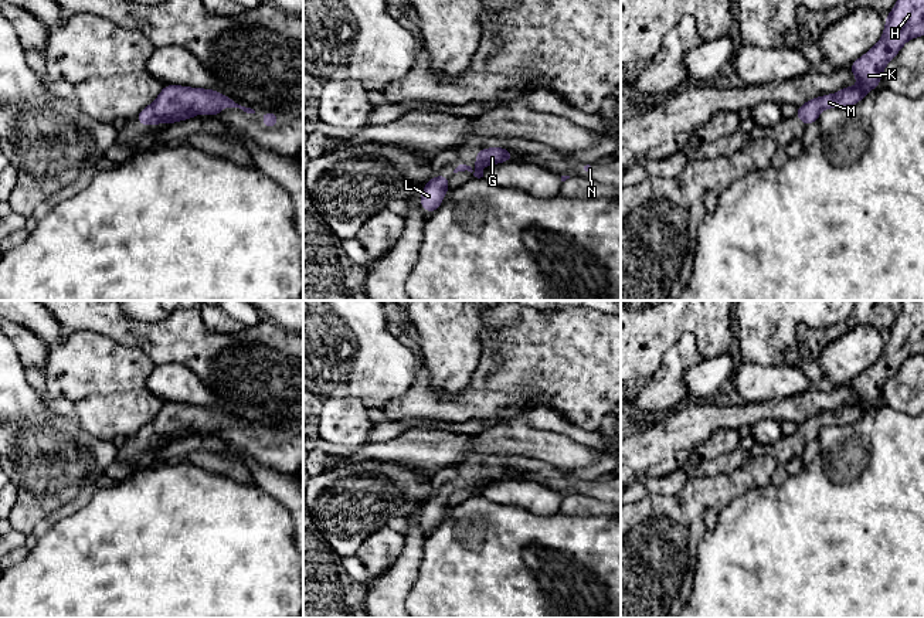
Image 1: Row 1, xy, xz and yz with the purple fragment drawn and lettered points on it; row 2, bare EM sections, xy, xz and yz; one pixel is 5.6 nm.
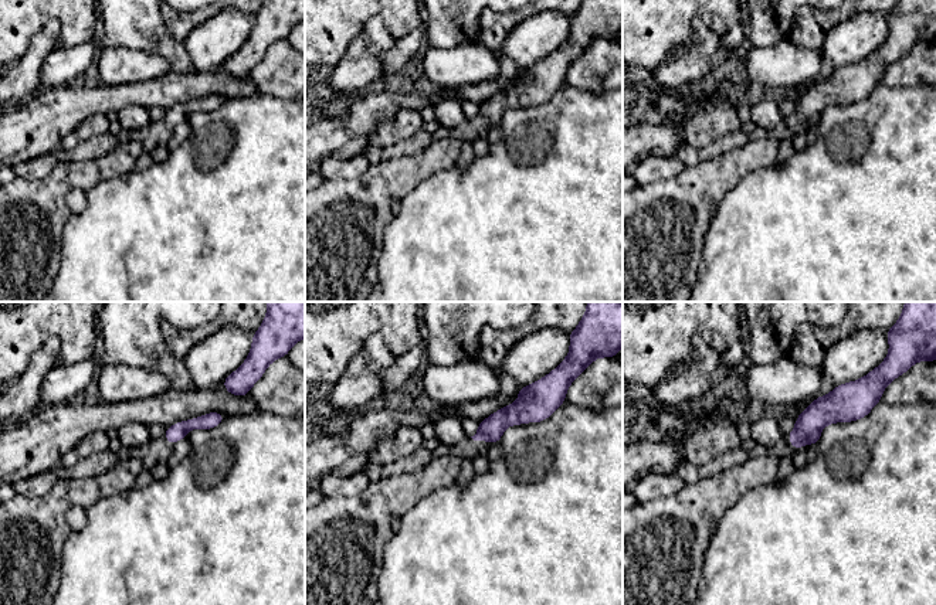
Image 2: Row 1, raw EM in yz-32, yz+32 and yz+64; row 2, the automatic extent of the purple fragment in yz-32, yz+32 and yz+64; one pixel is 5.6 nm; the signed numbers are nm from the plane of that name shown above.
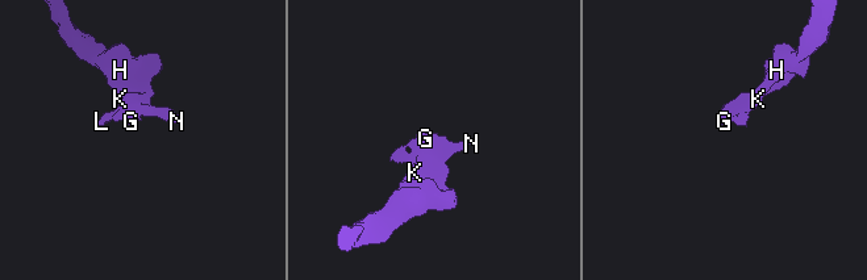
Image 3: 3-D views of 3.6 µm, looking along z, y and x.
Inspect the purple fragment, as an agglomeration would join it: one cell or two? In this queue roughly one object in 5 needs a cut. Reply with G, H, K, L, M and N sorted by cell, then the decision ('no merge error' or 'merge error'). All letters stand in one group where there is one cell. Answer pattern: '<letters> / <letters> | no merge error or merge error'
G H K L M N | no merge error

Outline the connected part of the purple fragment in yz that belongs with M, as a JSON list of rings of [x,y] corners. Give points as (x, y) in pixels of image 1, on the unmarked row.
[[[924,300],[901,302],[903,308],[897,320],[884,335],[886,343],[881,356],[849,384],[859,403],[809,417],[798,424],[796,435],[804,442],[816,439],[819,431],[826,425],[849,425],[862,418],[881,400],[884,384],[898,371],[901,364],[914,354],[924,354]]]

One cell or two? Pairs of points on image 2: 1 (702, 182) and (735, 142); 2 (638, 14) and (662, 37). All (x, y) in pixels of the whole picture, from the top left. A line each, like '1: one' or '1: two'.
1: two
2: one

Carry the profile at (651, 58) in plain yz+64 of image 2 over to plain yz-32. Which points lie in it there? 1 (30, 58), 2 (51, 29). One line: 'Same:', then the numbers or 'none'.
Same: none

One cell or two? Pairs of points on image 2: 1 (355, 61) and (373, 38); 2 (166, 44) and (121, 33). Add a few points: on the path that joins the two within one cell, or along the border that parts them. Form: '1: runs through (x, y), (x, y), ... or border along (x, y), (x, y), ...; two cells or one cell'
1: runs through (360, 55), (370, 44); one cell
2: runs through (155, 37), (149, 33), (132, 33); one cell

